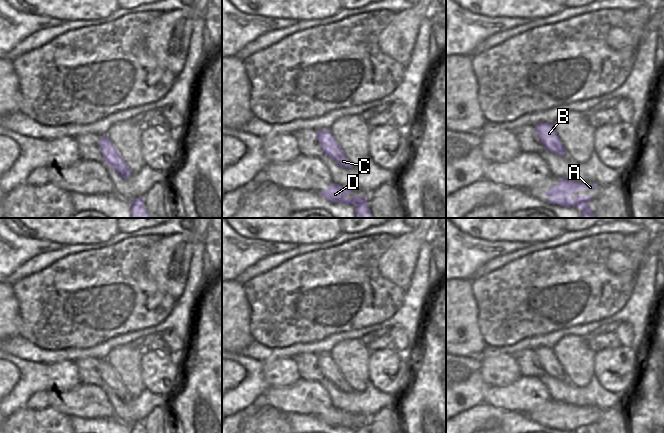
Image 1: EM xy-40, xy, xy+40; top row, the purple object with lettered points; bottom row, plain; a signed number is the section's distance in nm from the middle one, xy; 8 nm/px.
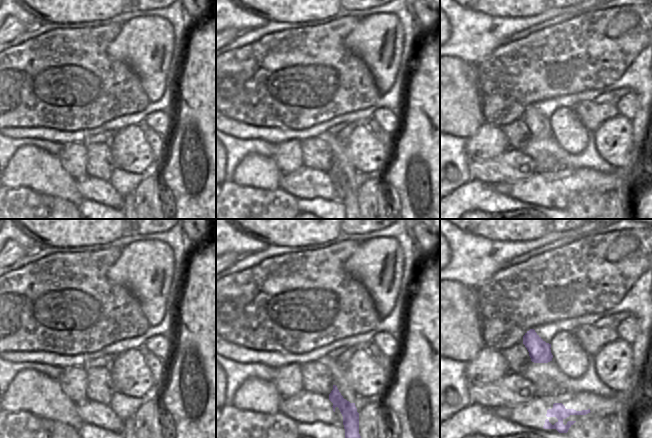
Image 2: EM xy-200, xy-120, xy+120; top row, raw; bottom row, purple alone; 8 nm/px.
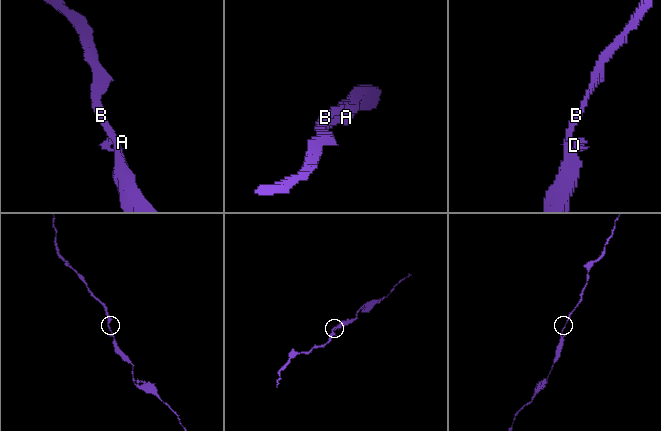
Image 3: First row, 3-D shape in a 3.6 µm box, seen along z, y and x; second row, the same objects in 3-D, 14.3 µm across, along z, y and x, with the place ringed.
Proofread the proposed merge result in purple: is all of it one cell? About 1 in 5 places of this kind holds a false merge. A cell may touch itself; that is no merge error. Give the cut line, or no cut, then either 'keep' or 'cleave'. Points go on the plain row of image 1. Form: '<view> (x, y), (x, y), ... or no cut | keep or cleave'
no cut | keep

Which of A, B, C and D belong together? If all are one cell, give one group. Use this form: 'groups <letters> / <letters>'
groups A B C D

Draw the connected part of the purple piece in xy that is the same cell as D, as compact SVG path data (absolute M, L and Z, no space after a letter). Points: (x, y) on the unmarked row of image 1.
M330 408L326 414L323 414L319 419L323 420L330 426L338 426L340 428L354 428L355 433L369 433L366 420L350 420L348 424L345 423L346 418L350 418L352 412L346 412L338 408Z

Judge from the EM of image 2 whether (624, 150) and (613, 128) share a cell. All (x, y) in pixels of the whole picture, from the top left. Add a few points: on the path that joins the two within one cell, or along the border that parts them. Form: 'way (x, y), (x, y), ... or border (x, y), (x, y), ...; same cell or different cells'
way (619, 145), (615, 133); same cell

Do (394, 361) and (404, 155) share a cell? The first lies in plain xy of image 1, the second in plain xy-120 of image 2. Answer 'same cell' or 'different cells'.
different cells

